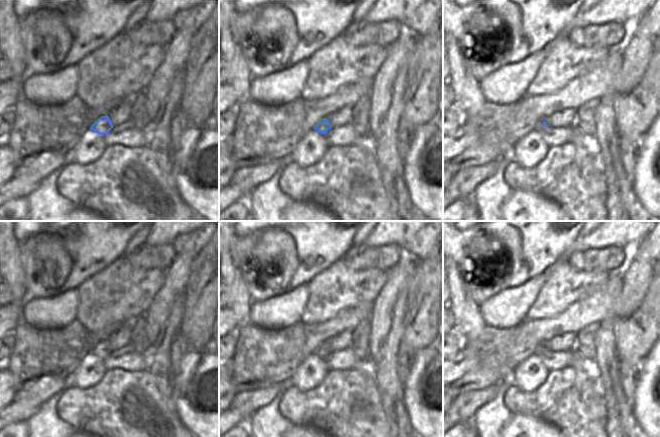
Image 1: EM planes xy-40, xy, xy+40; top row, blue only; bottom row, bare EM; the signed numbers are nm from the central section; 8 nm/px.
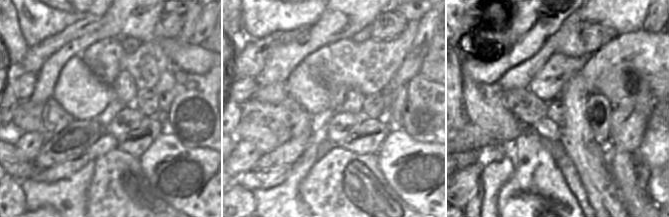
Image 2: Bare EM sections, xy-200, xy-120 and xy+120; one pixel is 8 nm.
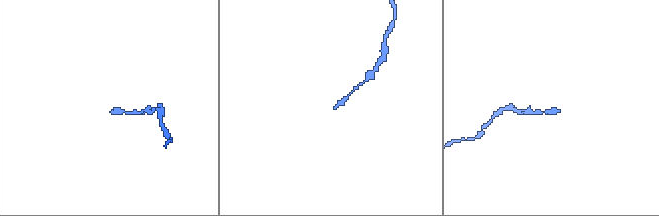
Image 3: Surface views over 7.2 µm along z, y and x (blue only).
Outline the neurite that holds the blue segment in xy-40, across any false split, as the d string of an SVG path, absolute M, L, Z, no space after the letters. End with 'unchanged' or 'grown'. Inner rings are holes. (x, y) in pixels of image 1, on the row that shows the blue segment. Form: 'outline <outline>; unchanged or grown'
outline M108 115L105 116L101 116L100 118L98 118L90 127L91 130L97 132L98 134L100 134L101 136L104 136L105 134L107 134L108 132L110 132L110 130L113 128L114 126L112 125Z; unchanged

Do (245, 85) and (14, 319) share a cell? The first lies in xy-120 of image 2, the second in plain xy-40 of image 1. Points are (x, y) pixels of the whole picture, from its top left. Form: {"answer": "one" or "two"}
{"answer": "one"}

